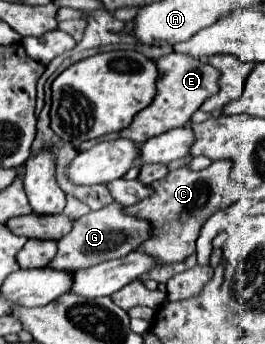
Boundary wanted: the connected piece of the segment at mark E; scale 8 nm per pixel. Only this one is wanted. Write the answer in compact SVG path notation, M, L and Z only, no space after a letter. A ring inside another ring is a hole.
M169 53L169 55L163 55L161 59L157 59L157 69L159 69L159 81L157 81L155 101L147 109L139 111L139 115L135 115L129 129L107 135L107 137L111 137L111 139L125 137L125 139L141 145L151 137L157 137L165 131L185 125L191 119L191 115L203 105L203 101L219 91L219 85L217 85L219 71L205 59L191 59L189 55Z

